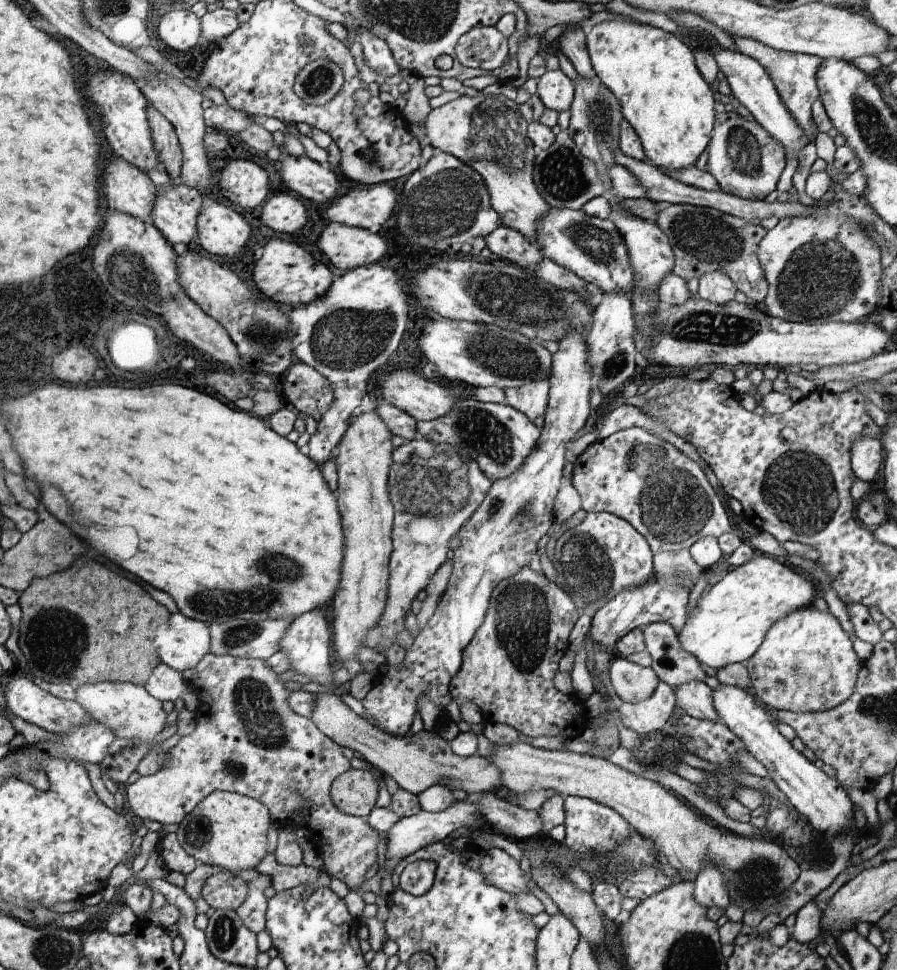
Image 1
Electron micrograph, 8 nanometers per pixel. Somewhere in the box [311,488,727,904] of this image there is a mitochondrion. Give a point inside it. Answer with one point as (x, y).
(522, 614)

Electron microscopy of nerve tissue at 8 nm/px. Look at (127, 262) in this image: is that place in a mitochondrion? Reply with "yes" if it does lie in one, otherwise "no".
yes

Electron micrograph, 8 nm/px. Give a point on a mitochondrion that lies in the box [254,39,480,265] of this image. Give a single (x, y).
(319, 81)

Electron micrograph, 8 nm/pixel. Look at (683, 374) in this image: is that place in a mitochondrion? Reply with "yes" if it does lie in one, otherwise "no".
no

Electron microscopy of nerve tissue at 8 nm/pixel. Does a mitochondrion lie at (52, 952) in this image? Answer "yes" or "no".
yes

